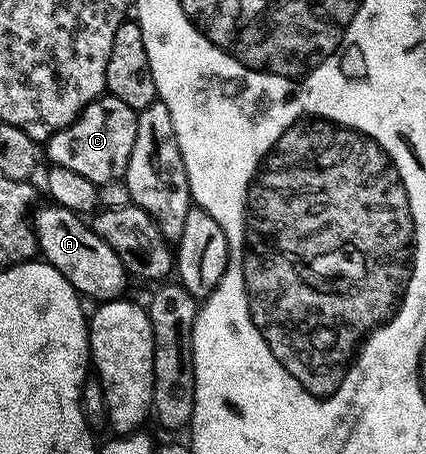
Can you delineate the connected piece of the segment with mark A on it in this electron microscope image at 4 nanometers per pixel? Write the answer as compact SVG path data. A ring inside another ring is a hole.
M48 203L45 209L39 209L35 210L31 222L43 260L53 265L81 297L93 297L98 303L123 298L124 288L127 287L128 281L130 282L130 274L122 259L118 259L118 255L110 251L110 243L103 241L83 216L55 203Z

